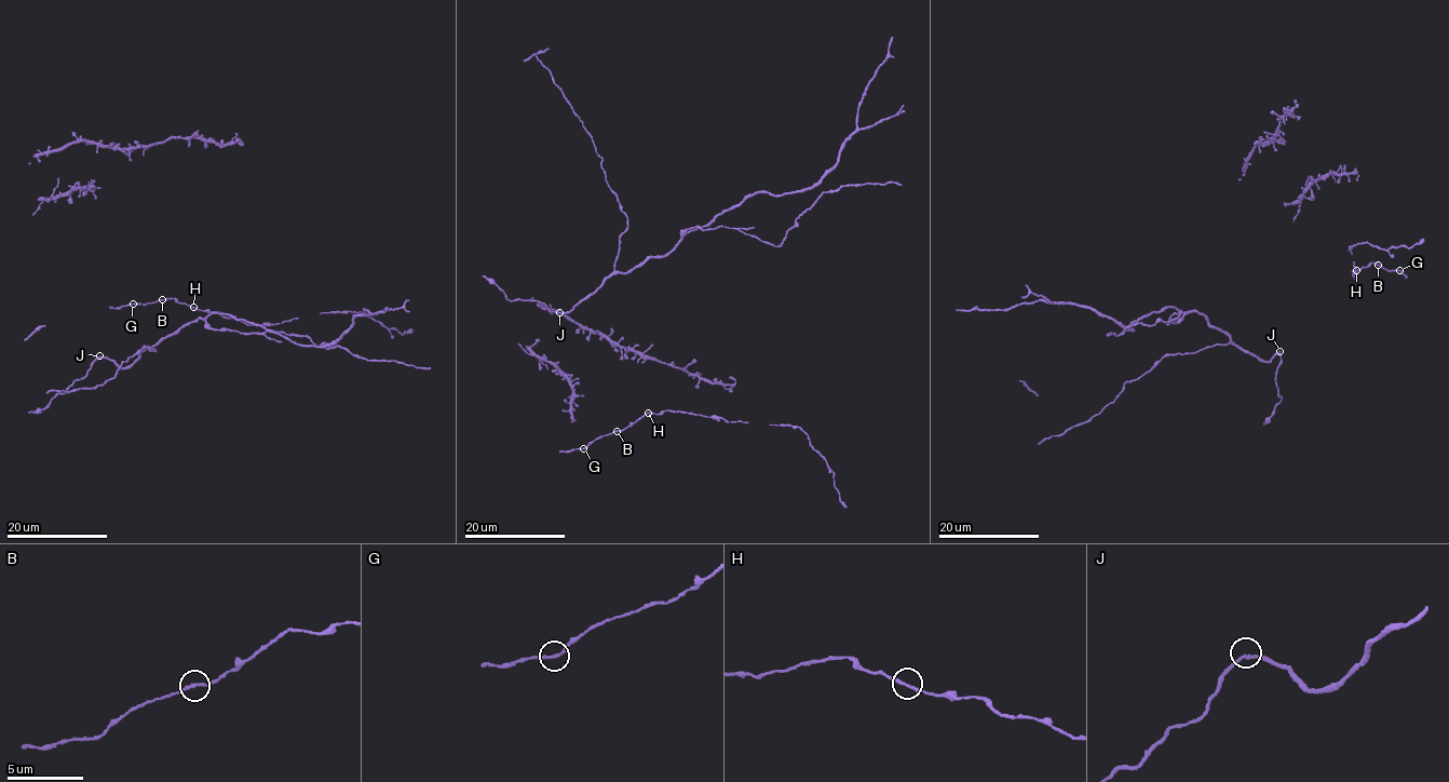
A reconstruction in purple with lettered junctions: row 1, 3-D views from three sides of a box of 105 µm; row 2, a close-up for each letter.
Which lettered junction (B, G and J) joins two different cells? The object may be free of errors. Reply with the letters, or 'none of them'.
none of them

